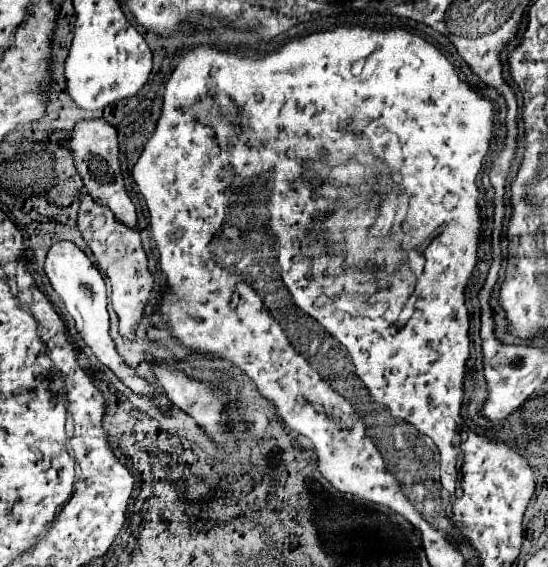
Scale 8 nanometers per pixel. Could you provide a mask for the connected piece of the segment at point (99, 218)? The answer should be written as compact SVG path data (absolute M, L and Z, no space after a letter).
M84 189L78 193L78 199L80 199L78 229L80 229L86 245L94 253L98 267L110 279L112 305L120 317L120 331L126 337L132 337L132 329L140 321L140 317L144 313L144 305L148 303L148 295L154 285L152 275L148 273L148 259L146 259L142 243L140 243L140 233L136 229L130 229L128 225L116 221L114 213L104 205L96 205L96 199L92 195L88 195Z

